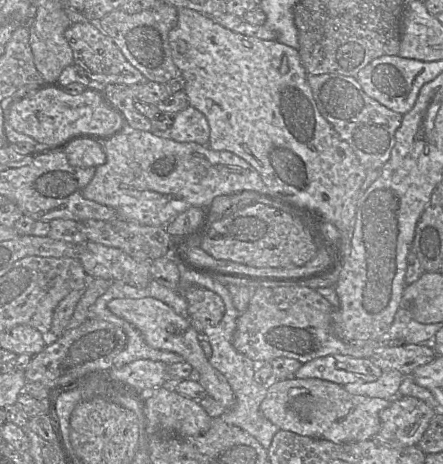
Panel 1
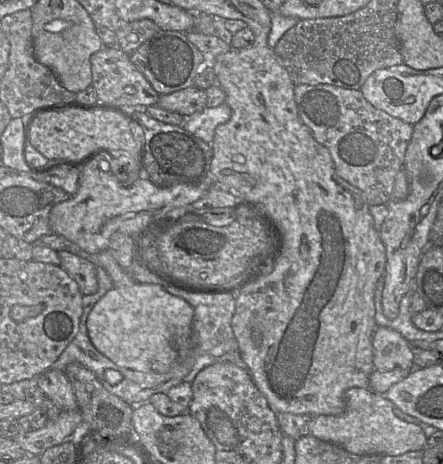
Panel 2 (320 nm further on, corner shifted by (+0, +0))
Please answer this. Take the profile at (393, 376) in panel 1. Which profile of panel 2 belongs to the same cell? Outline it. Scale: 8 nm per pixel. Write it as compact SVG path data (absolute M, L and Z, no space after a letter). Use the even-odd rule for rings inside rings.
M377 327L373 336L373 353L375 370L414 369L412 343L391 328Z

